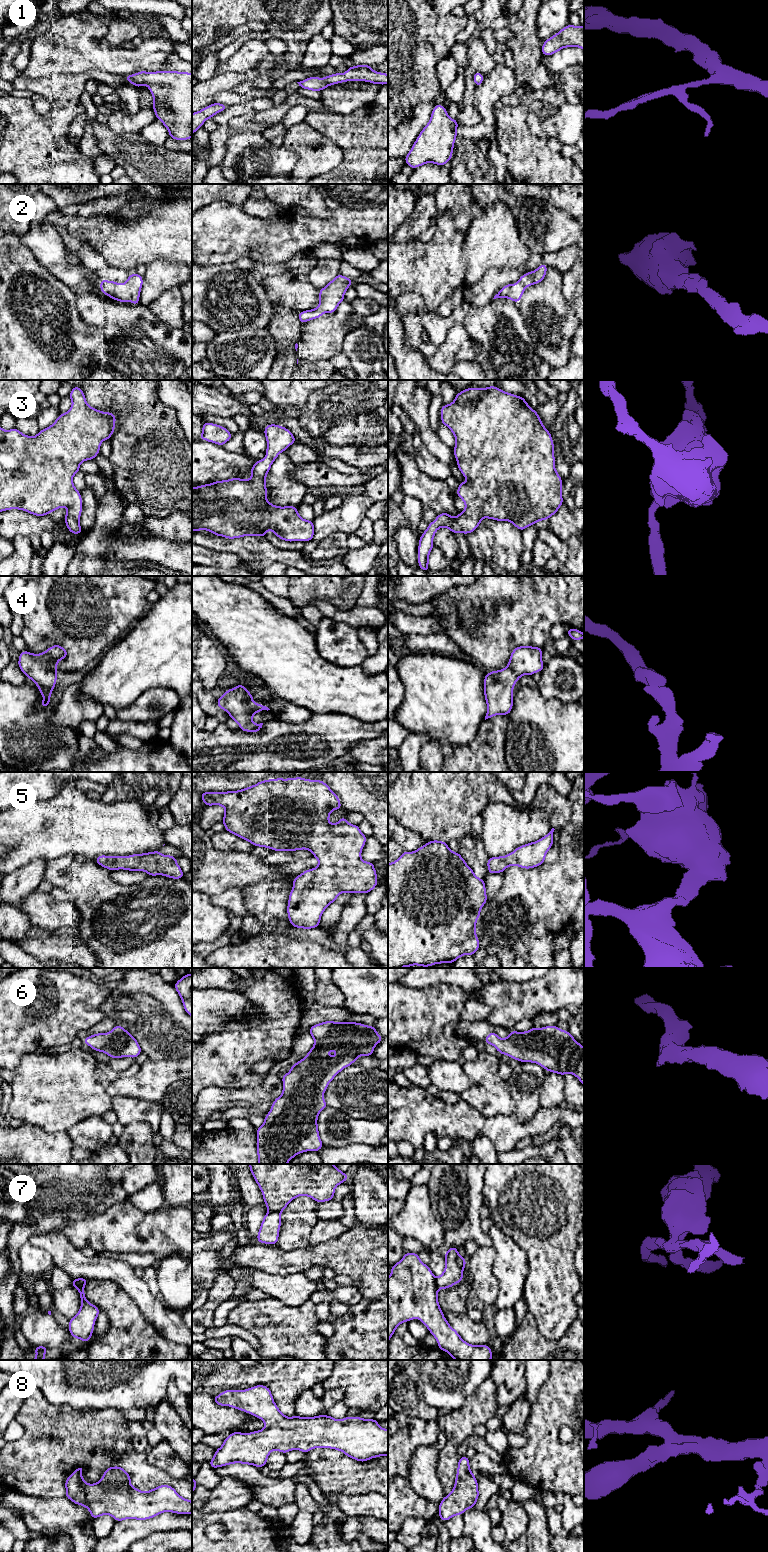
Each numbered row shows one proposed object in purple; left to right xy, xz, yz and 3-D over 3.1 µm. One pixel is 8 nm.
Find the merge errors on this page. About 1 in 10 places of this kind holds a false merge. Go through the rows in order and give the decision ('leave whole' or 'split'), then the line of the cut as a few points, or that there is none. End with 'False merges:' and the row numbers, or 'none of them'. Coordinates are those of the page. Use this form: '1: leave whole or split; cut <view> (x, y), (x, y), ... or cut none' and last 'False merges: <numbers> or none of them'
1: leave whole; cut none
2: leave whole; cut none
3: leave whole; cut none
4: leave whole; cut none
5: leave whole; cut none
6: leave whole; cut none
7: split; cut xz (269, 1210), (280, 1212)
8: leave whole; cut none
False merges: 7

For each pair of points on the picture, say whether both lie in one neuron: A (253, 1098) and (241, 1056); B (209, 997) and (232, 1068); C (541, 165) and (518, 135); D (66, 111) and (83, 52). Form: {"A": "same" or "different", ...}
{"A": "different", "B": "different", "C": "same", "D": "different"}

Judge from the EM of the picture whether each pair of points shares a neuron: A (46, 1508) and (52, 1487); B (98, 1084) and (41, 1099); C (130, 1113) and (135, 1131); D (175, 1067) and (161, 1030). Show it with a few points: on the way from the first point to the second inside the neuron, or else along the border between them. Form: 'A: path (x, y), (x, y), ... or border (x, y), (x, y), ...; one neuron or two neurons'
A: border (26, 1494), (42, 1497), (64, 1496); two neurons
B: path (84, 1086), (55, 1091); one neuron
C: border (124, 1127), (133, 1122), (145, 1122), (154, 1133); two neurons
D: border (148, 1058), (152, 1060), (181, 1059); two neurons

